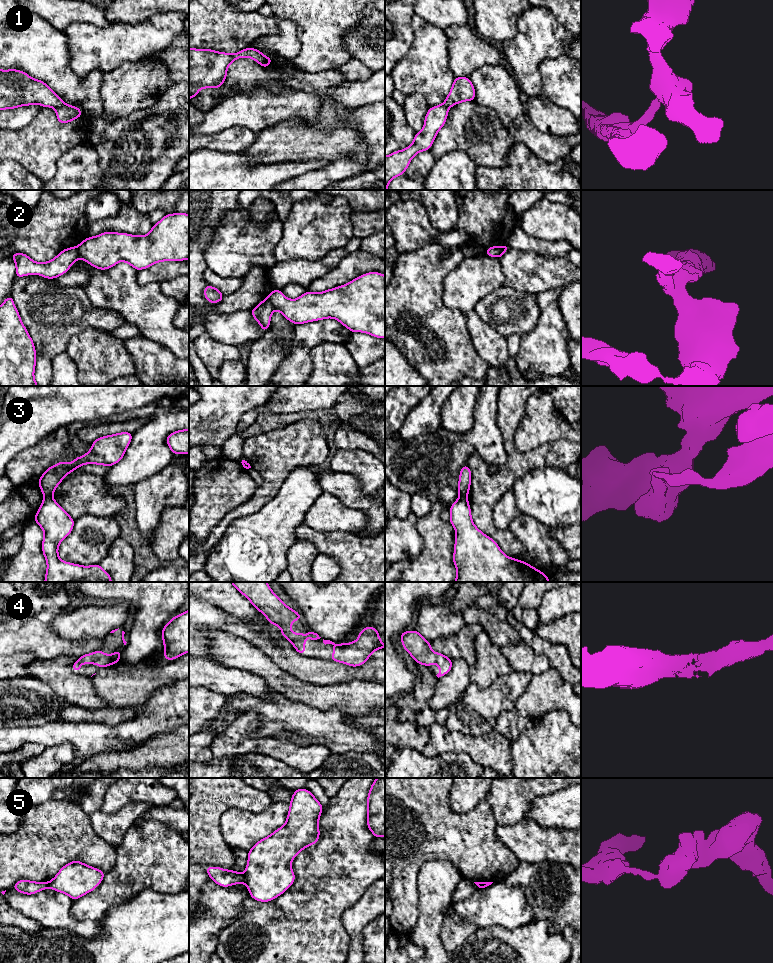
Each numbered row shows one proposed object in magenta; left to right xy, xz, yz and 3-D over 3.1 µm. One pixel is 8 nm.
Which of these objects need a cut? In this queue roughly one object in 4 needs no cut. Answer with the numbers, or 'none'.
1, 2, 3, 5

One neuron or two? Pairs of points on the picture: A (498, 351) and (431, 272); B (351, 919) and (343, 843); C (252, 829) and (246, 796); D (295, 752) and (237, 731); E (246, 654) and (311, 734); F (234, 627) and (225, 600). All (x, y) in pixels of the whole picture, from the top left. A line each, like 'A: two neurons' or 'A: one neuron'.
A: two neurons
B: two neurons
C: two neurons
D: one neuron
E: two neurons
F: two neurons

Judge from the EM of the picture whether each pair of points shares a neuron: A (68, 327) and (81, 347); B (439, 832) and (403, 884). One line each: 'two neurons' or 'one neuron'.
A: two neurons
B: one neuron

